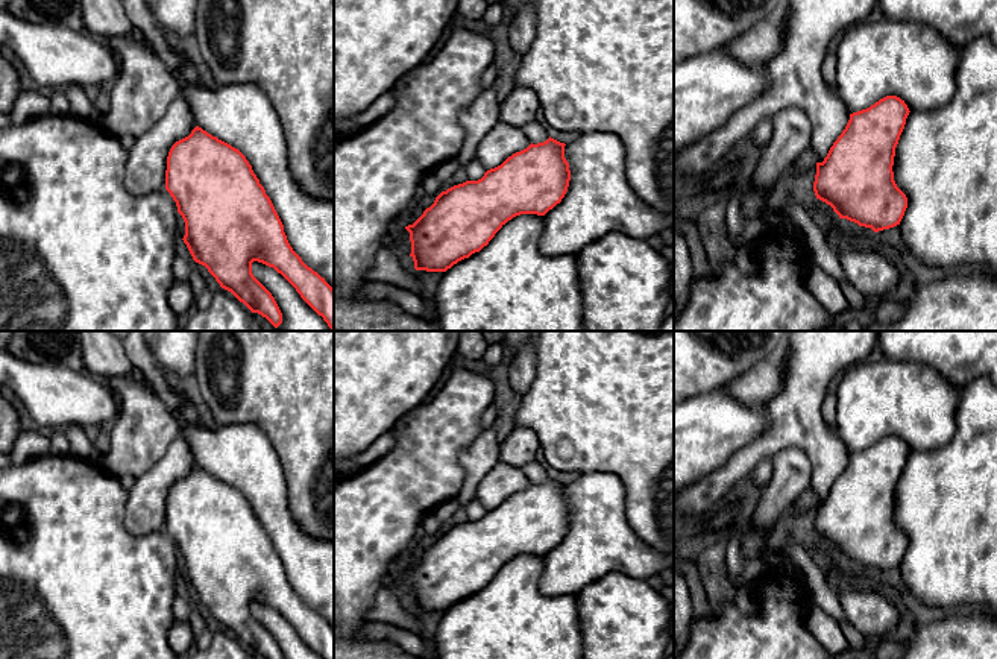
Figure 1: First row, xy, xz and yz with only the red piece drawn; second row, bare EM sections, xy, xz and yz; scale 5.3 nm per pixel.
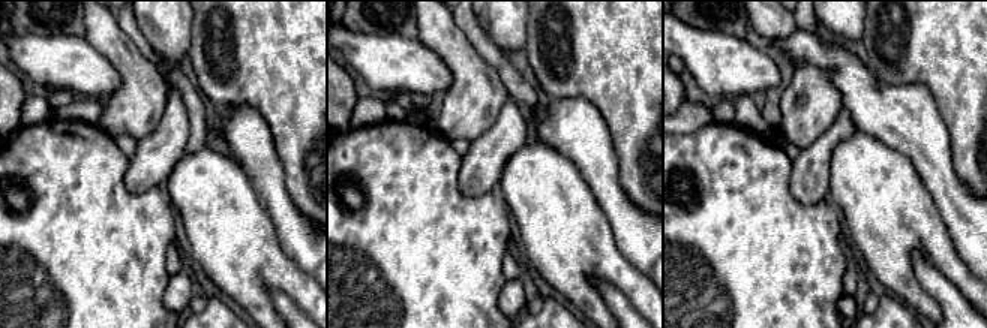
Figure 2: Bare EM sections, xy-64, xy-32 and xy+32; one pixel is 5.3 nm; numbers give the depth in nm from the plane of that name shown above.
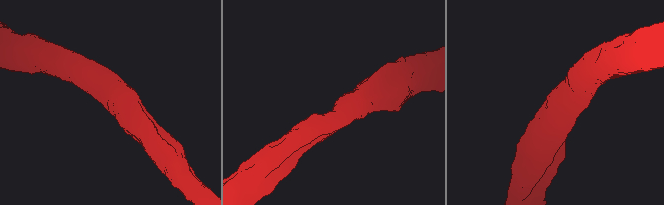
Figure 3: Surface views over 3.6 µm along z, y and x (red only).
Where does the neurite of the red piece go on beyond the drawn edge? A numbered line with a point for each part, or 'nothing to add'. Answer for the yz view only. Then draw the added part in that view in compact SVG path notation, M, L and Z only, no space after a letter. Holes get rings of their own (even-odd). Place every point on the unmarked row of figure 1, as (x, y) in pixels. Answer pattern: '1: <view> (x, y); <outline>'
nothing to add

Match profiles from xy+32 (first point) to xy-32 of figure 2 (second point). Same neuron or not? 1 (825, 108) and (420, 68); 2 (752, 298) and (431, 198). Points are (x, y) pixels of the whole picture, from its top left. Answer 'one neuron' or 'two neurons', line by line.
1: two neurons
2: one neuron

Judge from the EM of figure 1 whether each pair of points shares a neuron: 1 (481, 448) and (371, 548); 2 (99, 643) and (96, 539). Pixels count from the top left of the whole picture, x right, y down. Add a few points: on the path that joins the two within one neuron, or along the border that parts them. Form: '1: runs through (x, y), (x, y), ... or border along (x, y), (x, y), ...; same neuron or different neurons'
1: border along (478, 435), (460, 454), (463, 486), (456, 498); different neurons
2: runs through (96, 617), (96, 565); same neuron

